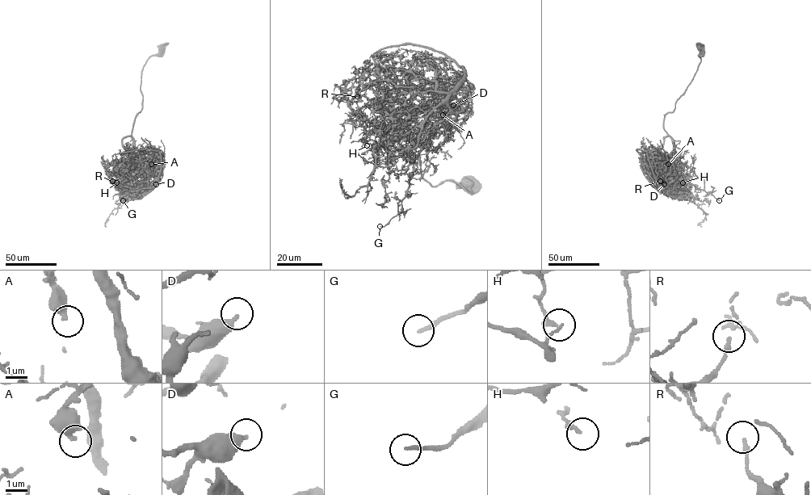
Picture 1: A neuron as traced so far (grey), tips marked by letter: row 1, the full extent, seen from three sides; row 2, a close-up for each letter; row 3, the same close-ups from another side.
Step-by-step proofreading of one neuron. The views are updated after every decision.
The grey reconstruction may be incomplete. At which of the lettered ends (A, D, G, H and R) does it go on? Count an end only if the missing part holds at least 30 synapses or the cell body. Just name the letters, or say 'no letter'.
no letter

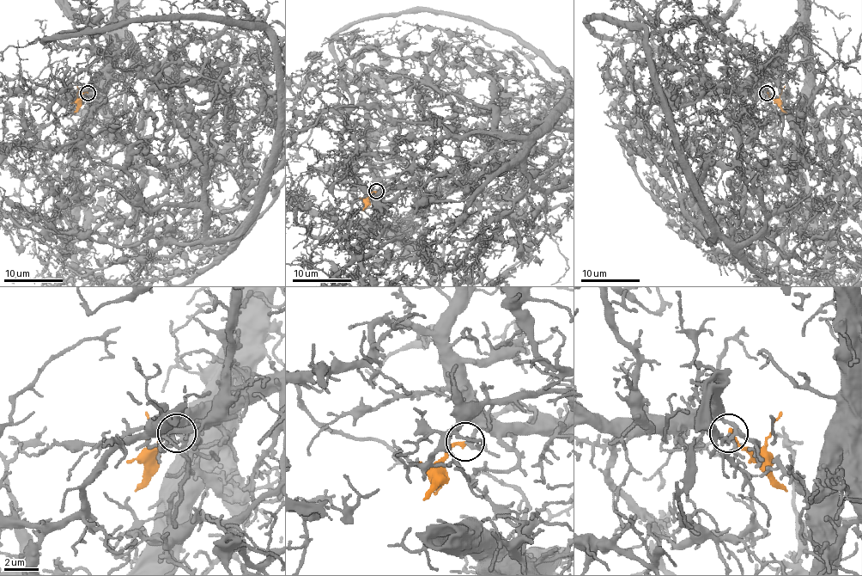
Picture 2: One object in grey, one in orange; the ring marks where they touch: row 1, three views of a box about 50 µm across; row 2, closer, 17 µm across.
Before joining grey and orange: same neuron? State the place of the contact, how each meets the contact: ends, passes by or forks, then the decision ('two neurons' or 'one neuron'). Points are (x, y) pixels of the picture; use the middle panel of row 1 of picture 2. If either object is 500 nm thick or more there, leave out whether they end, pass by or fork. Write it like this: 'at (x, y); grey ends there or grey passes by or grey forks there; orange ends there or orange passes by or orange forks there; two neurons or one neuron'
at (376, 191); grey passes by; orange ends there; two neurons

